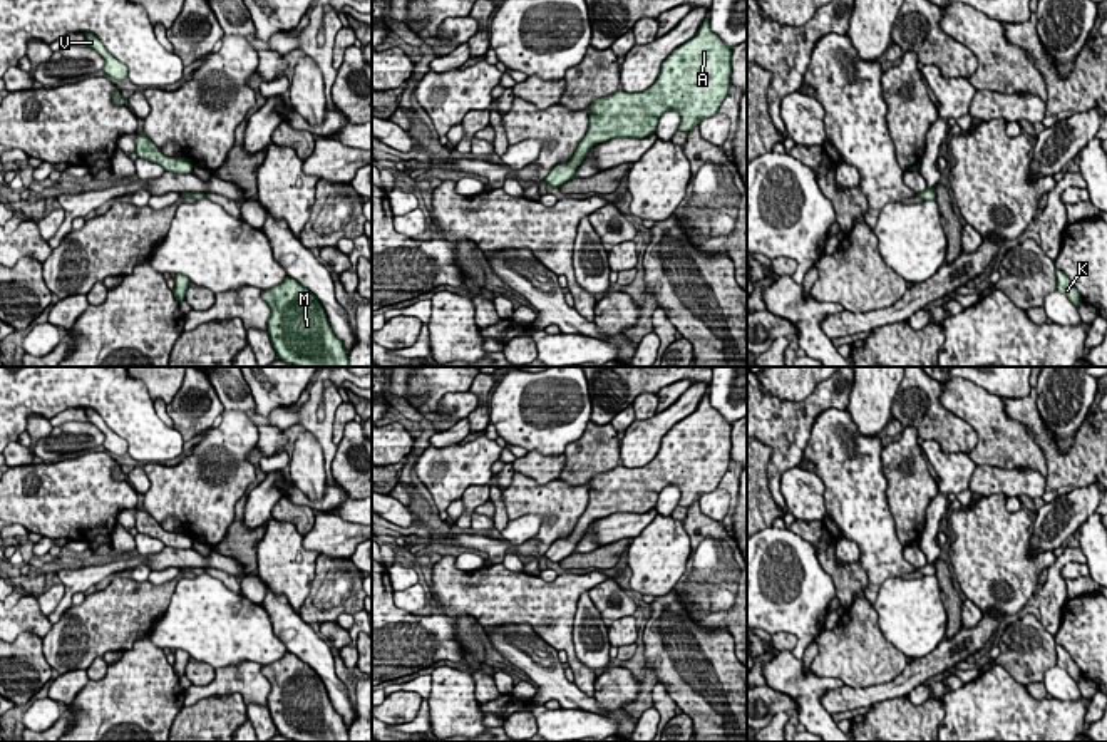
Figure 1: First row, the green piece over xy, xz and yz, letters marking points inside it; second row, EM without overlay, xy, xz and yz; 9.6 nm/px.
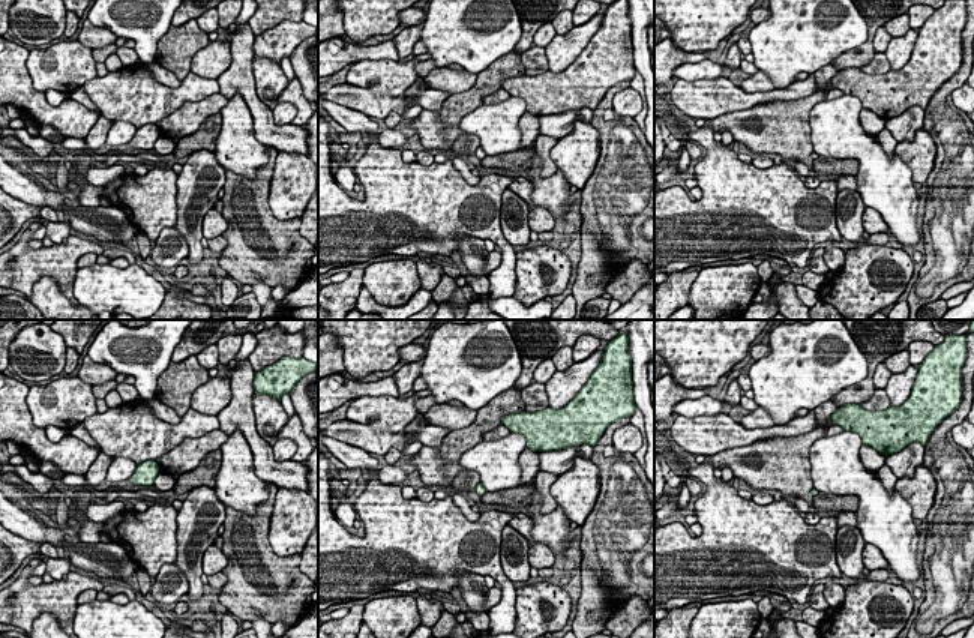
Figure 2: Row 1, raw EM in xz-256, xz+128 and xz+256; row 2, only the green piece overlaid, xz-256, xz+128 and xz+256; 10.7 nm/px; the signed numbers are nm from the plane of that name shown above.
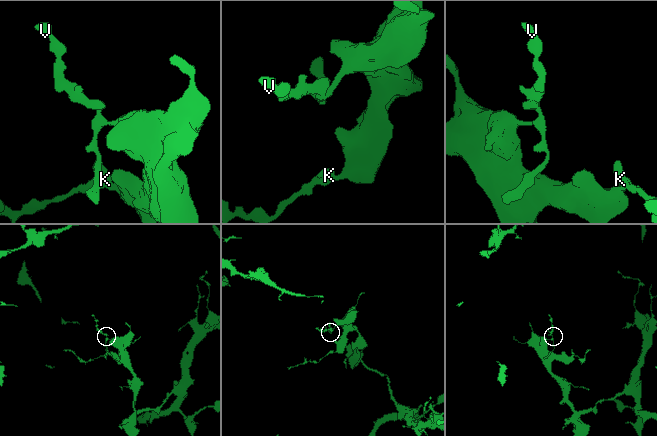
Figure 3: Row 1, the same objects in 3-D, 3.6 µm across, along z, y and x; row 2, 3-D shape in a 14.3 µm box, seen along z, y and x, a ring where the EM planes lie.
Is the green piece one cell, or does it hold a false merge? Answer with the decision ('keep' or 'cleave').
cleave

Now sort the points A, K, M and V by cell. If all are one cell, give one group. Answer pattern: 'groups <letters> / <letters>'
groups A K M / V

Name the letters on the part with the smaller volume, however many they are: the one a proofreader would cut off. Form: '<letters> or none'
V

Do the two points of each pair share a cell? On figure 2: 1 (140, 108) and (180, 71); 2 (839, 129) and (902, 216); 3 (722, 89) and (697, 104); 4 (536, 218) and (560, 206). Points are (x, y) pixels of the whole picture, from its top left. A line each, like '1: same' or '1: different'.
1: different
2: same
3: same
4: different

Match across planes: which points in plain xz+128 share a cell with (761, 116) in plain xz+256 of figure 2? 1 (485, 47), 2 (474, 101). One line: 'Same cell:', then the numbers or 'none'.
Same cell: 2

